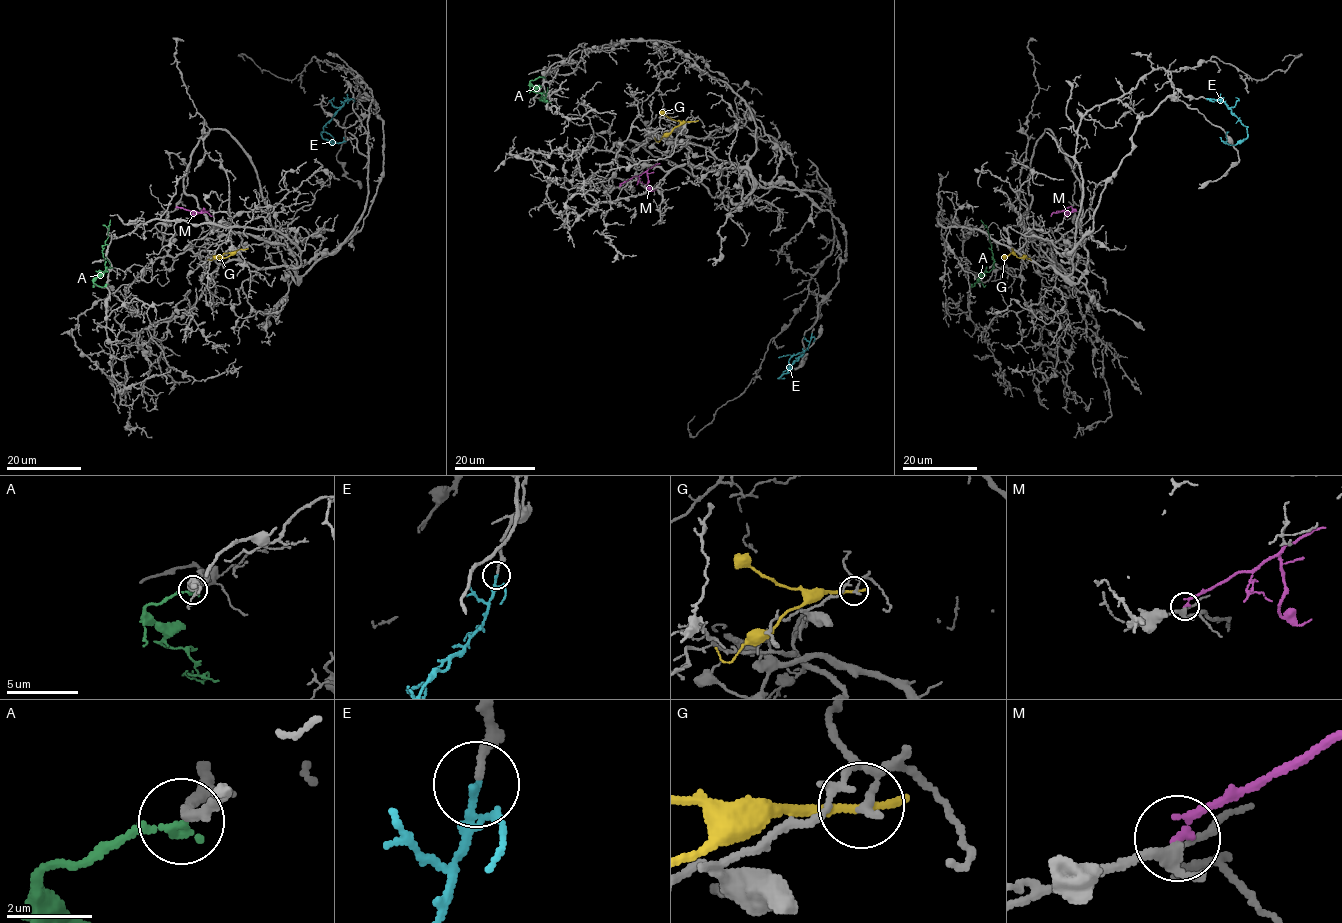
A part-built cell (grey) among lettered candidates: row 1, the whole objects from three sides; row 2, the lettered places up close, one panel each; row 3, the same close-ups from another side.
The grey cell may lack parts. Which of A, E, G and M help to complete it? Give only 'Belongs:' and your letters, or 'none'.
Belongs: E

